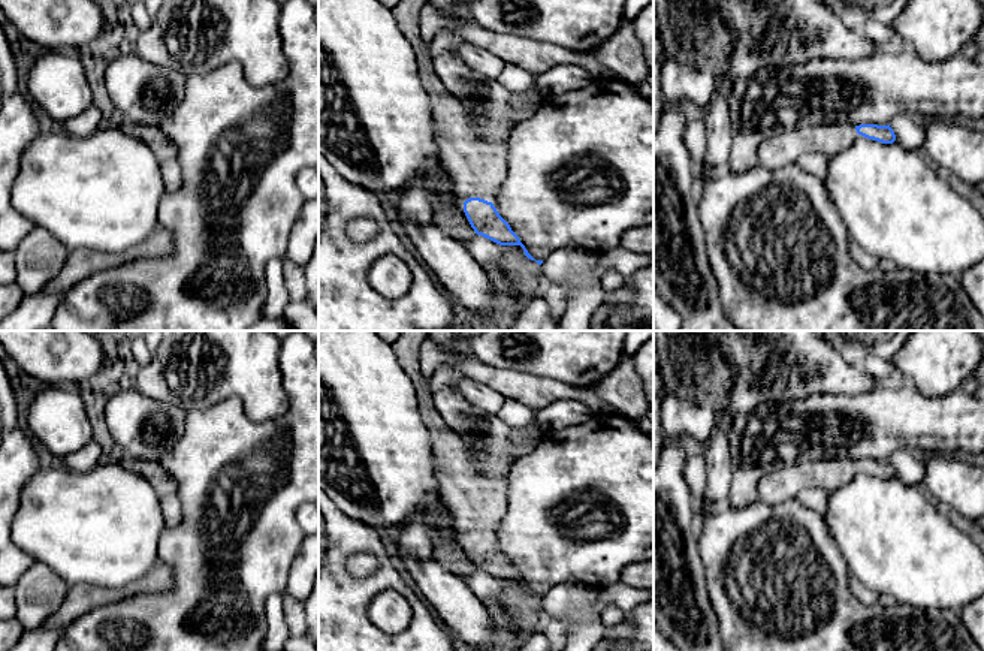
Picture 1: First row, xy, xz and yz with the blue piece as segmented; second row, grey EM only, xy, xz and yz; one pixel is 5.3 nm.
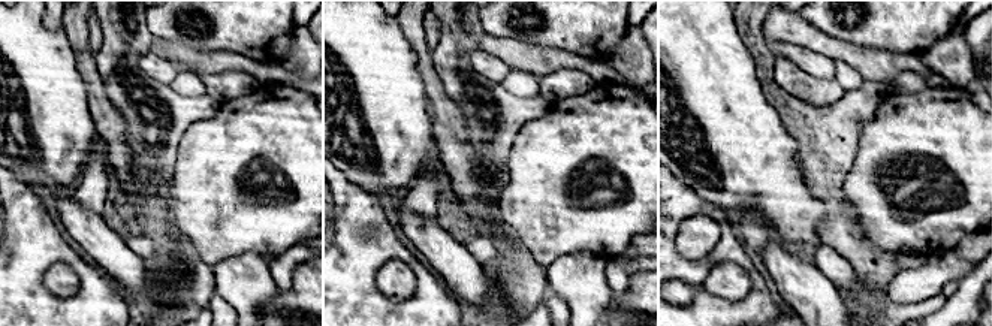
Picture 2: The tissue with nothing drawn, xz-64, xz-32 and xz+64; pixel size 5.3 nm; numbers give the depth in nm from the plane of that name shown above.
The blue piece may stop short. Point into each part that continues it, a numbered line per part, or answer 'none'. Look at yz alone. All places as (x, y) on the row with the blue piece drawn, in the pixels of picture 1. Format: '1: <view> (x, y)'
1: yz (776, 150)

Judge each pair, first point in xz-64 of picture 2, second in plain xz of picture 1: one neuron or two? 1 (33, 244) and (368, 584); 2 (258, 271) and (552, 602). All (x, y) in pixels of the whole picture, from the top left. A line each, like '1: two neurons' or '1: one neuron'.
1: one neuron
2: one neuron

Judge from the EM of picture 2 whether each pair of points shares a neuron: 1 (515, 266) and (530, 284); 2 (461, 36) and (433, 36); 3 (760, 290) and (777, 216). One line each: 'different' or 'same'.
1: same
2: different
3: different

